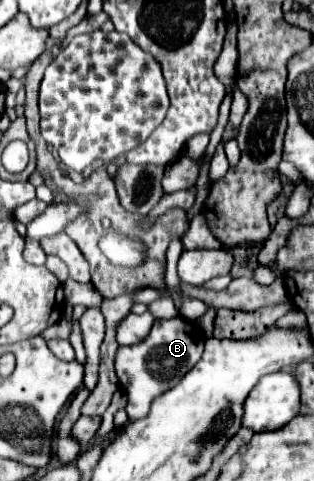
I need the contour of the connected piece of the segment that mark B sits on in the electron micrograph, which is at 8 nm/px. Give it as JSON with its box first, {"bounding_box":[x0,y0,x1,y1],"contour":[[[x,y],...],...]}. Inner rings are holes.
{"bounding_box":[114,317,204,421],"contour":[[[172,317],[172,319],[158,319],[154,321],[148,337],[136,345],[118,347],[114,357],[116,375],[120,381],[120,387],[124,389],[128,397],[126,413],[130,421],[142,419],[148,415],[150,401],[158,395],[172,389],[200,359],[204,349],[204,335],[202,331],[184,317]]]}

